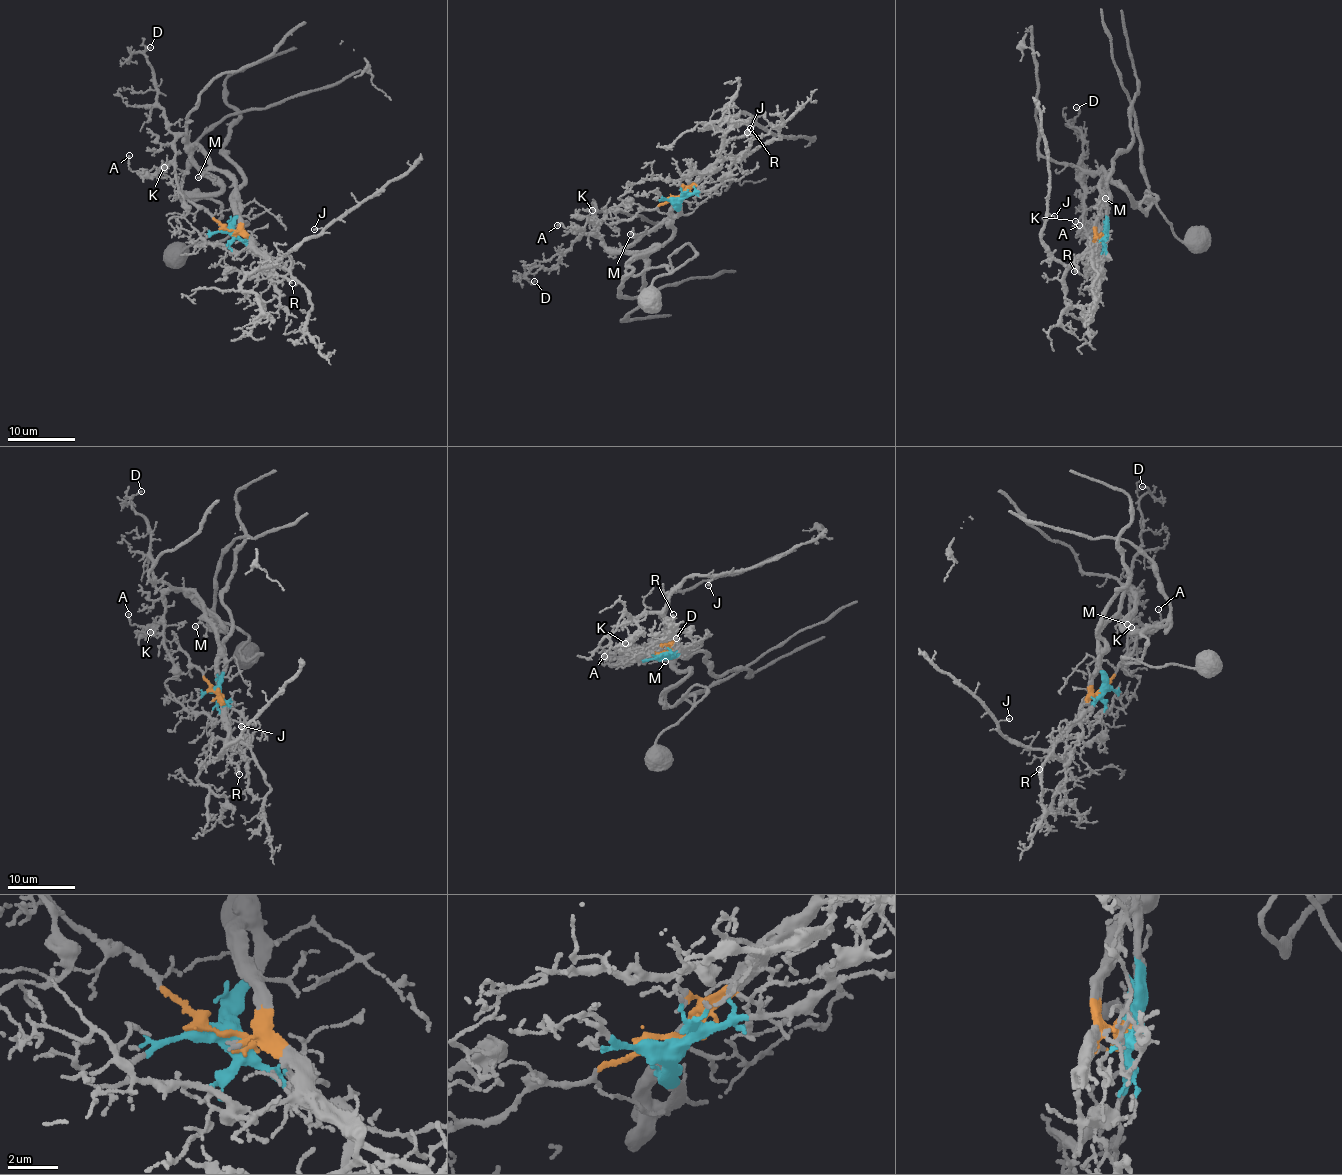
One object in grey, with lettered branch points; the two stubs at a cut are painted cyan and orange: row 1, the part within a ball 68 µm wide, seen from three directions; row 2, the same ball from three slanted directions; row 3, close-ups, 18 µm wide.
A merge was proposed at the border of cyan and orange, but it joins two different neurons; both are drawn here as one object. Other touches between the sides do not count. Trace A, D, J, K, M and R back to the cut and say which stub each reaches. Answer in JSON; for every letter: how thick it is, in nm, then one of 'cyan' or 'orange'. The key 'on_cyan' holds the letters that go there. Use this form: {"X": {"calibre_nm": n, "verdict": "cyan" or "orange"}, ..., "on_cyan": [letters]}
{"A": {"calibre_nm": 110, "verdict": "cyan"}, "D": {"calibre_nm": 150, "verdict": "cyan"}, "J": {"calibre_nm": 140, "verdict": "orange"}, "K": {"calibre_nm": 110, "verdict": "cyan"}, "M": {"calibre_nm": 70, "verdict": "cyan"}, "R": {"calibre_nm": 220, "verdict": "orange"}, "on_cyan": ["A", "D", "K", "M"]}

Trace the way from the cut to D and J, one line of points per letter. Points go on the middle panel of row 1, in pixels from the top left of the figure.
D: (678, 196), (673, 220), (633, 245), (583, 235), (549, 271), (531, 269), (535, 281)
J: (678, 196), (680, 198), (693, 186), (715, 161), (732, 116), (748, 114), (754, 124), (747, 132)

